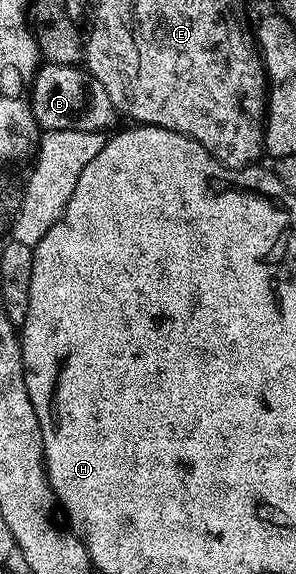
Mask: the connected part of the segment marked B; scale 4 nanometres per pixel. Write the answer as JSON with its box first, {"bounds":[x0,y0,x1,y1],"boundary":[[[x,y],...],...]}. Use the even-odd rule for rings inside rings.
{"bounds":[29,62,115,132],"boundary":[[[42,62],[38,66],[29,92],[29,107],[42,132],[75,129],[76,131],[105,131],[113,123],[115,108],[107,89],[77,65]]]}

